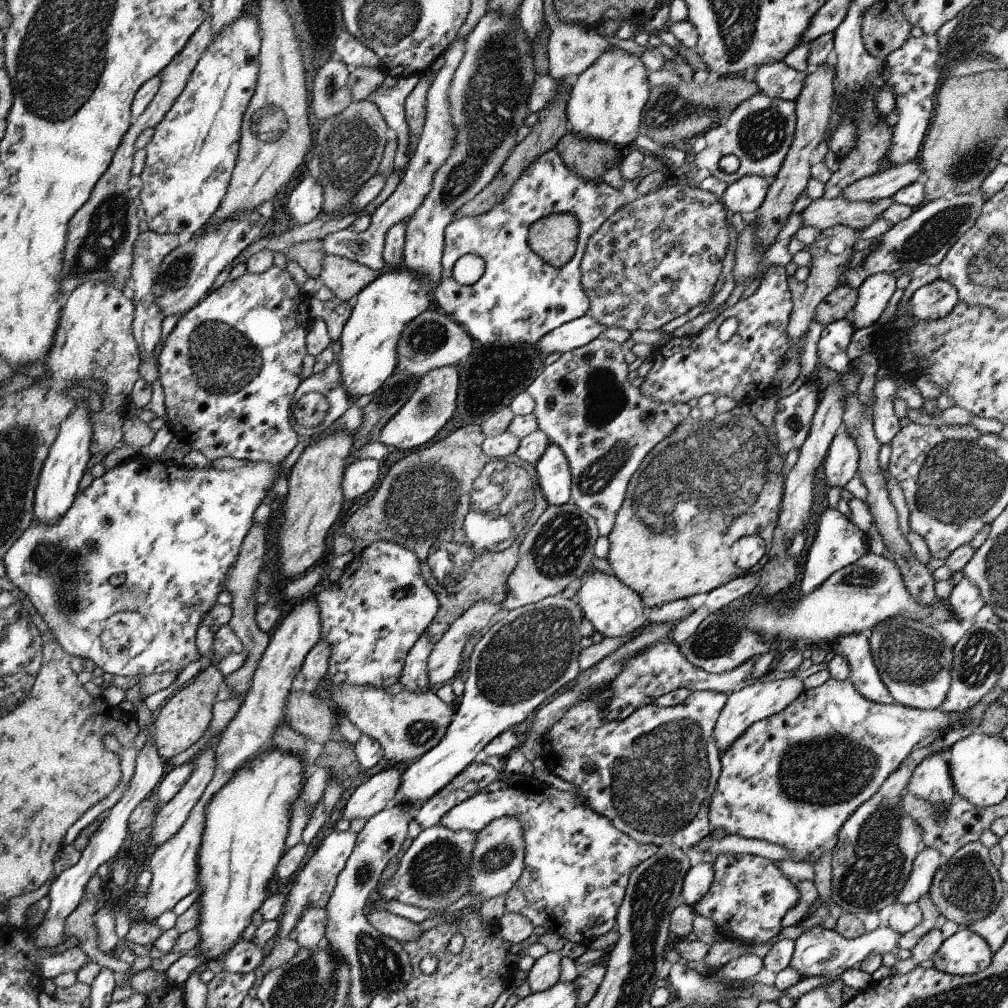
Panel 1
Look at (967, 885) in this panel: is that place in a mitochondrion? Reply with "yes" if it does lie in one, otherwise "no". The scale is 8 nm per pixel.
yes

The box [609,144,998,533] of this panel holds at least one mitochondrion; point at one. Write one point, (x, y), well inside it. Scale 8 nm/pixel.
(932, 234)

